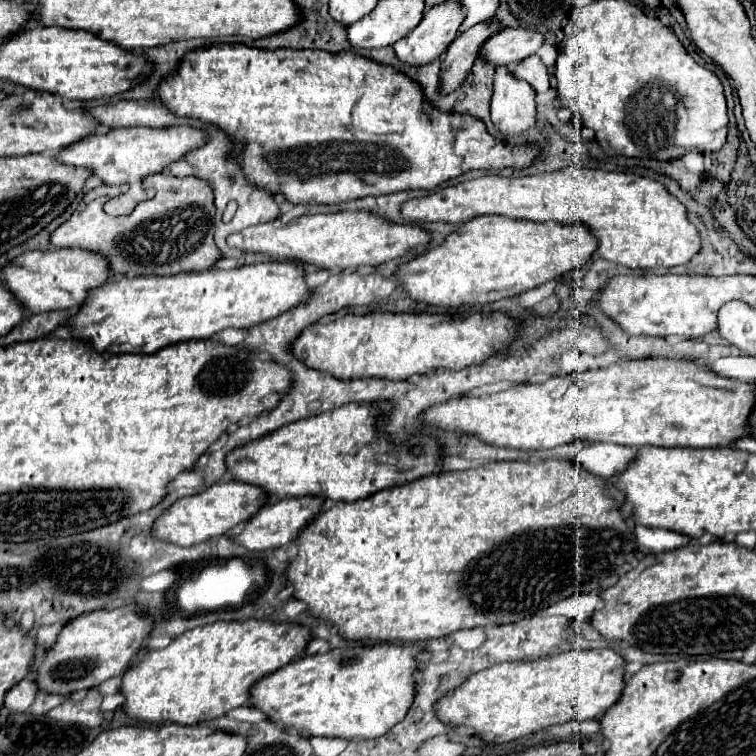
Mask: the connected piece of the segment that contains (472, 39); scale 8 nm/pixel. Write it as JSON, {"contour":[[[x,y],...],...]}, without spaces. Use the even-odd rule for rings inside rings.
{"contour":[[[495,18],[481,22],[469,30],[465,30],[451,42],[451,46],[447,48],[447,52],[443,56],[443,66],[441,66],[443,92],[451,92],[457,86],[461,86],[461,82],[465,80],[465,74],[469,74],[469,68],[477,60],[477,54],[479,54],[483,42],[487,38],[491,38],[491,34],[495,34],[493,24],[495,24]]]}

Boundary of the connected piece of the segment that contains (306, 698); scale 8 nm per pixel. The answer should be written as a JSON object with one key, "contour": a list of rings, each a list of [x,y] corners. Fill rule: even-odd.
{"contour":[[[379,644],[379,646],[359,646],[347,650],[329,650],[325,654],[303,656],[285,668],[273,672],[273,676],[261,678],[251,690],[251,706],[263,710],[269,720],[275,720],[285,728],[297,728],[299,732],[307,732],[309,736],[335,736],[347,740],[363,740],[375,738],[391,730],[397,722],[401,722],[413,704],[415,698],[415,672],[419,668],[417,654],[423,648],[417,646],[393,646],[393,644]]]}

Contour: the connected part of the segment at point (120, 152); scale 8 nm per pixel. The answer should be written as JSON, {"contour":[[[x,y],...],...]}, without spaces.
{"contour":[[[191,126],[173,128],[111,128],[103,134],[93,134],[81,142],[75,142],[57,154],[57,160],[77,168],[93,168],[93,174],[103,178],[105,184],[141,184],[145,176],[163,172],[169,164],[179,162],[191,150],[201,148],[207,142],[205,130]]]}

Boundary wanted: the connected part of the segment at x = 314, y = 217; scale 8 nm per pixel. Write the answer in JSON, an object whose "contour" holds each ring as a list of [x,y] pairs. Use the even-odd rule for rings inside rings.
{"contour":[[[343,210],[329,214],[303,214],[289,222],[271,220],[255,224],[227,236],[227,242],[229,246],[245,252],[269,254],[275,260],[299,258],[327,270],[347,270],[359,266],[379,266],[409,252],[423,254],[431,242],[431,234],[417,224],[395,224],[369,210]]]}

